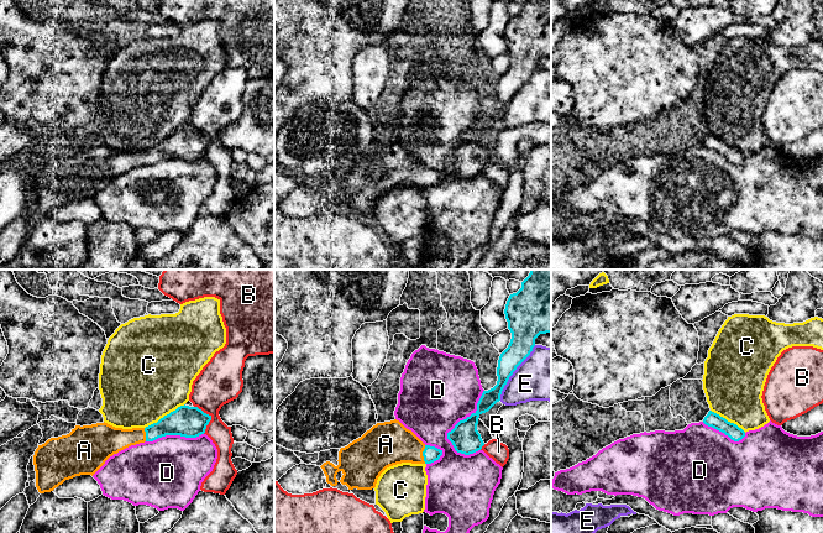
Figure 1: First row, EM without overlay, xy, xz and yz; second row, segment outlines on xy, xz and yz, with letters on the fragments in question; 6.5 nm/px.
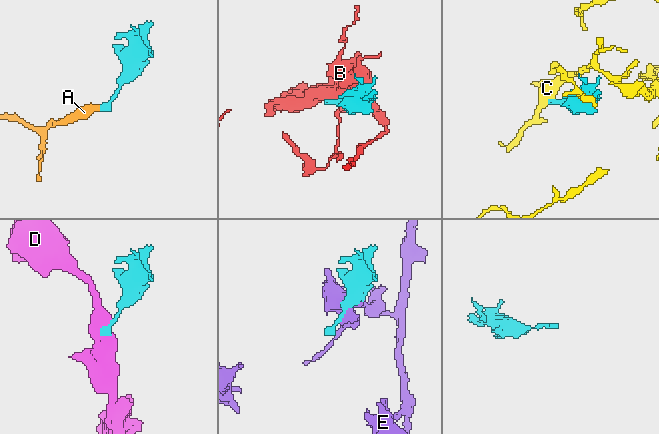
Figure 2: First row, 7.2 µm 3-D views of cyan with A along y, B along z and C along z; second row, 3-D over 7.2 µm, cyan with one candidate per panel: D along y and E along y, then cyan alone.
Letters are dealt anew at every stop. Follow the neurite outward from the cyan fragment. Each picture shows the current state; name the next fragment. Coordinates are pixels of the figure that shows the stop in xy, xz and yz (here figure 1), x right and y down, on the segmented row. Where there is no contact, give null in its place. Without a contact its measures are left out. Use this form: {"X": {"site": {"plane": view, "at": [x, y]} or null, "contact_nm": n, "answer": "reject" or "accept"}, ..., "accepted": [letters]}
{"A": {"site": {"plane": "xz", "at": [423, 454]}, "contact_nm": 120, "answer": "accept"}, "B": {"site": {"plane": "xy", "at": [210, 417]}, "contact_nm": 200, "answer": "reject"}, "C": {"site": {"plane": "xy", "at": [164, 416]}, "contact_nm": 300, "answer": "reject"}, "D": {"site": {"plane": "xz", "at": [461, 421]}, "contact_nm": 440, "answer": "reject"}, "E": {"site": {"plane": "xz", "at": [513, 371]}, "contact_nm": 420, "answer": "reject"}, "accepted": ["A"]}

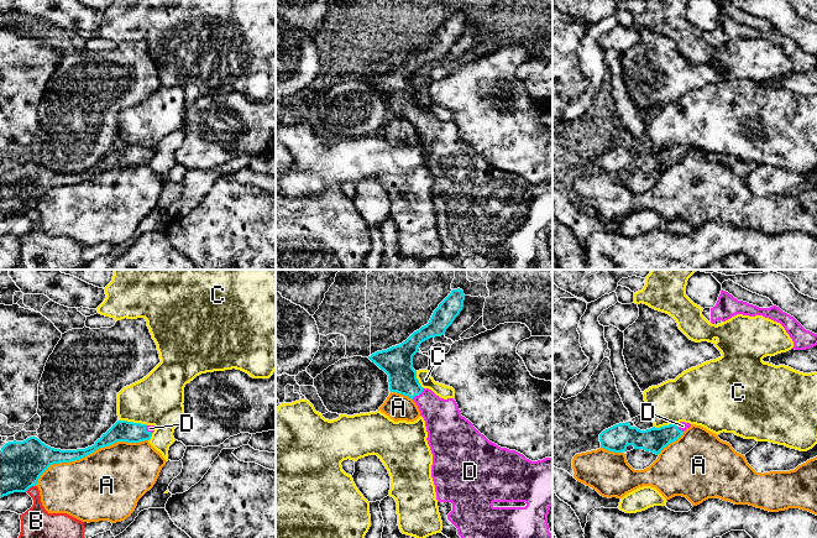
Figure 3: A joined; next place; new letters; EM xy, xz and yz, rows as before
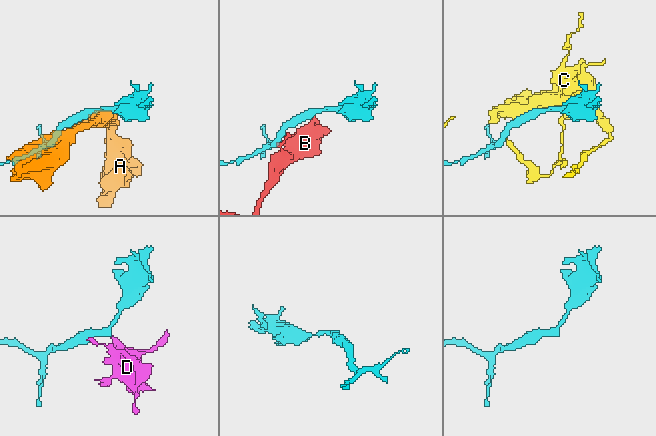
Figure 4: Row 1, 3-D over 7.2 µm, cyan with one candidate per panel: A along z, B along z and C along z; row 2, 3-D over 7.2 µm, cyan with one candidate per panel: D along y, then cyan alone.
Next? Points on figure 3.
{"A": {"site": {"plane": "xy", "at": [89, 453]}, "contact_nm": 800, "answer": "reject"}, "B": {"site": {"plane": "xy", "at": [30, 486]}, "contact_nm": 80, "answer": "reject"}, "C": {"site": {"plane": "xy", "at": [132, 422]}, "contact_nm": 190, "answer": "reject"}, "D": {"site": {"plane": "xz", "at": [418, 395]}, "contact_nm": 100, "answer": "accept"}, "accepted": ["D"]}

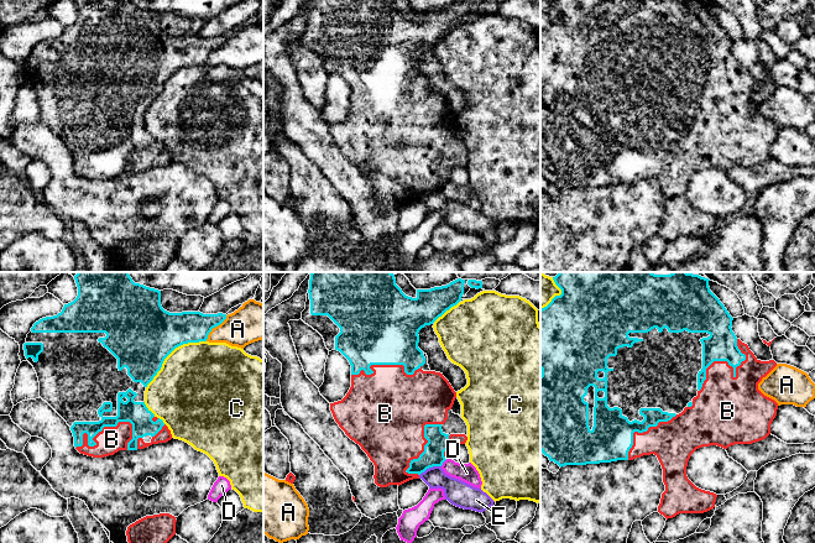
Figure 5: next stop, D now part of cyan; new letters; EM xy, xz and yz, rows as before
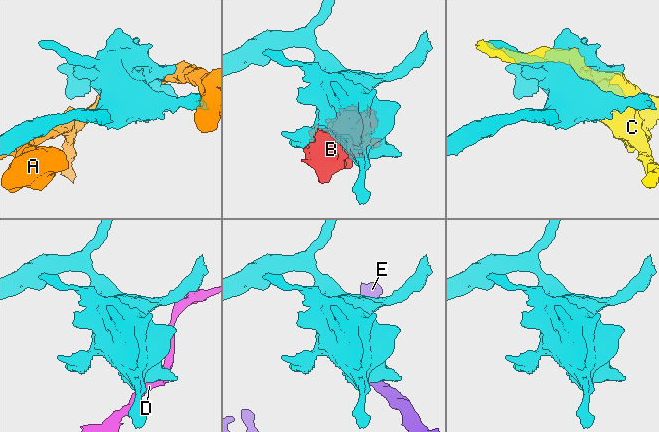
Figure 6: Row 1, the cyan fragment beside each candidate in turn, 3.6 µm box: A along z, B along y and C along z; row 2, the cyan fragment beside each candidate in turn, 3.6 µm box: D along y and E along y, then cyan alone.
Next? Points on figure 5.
{"A": {"site": {"plane": "xy", "at": [214, 327]}, "contact_nm": 220, "answer": "reject"}, "B": {"site": {"plane": "xy", "at": [92, 439]}, "contact_nm": 400, "answer": "accept"}, "C": {"site": {"plane": "xy", "at": [171, 351]}, "contact_nm": 500, "answer": "reject"}, "D": {"site": {"plane": "xz", "at": [443, 461]}, "contact_nm": 60, "answer": "reject"}, "E": {"site": {"plane": "xz", "at": [429, 466]}, "contact_nm": 160, "answer": "reject"}, "accepted": ["B"]}

